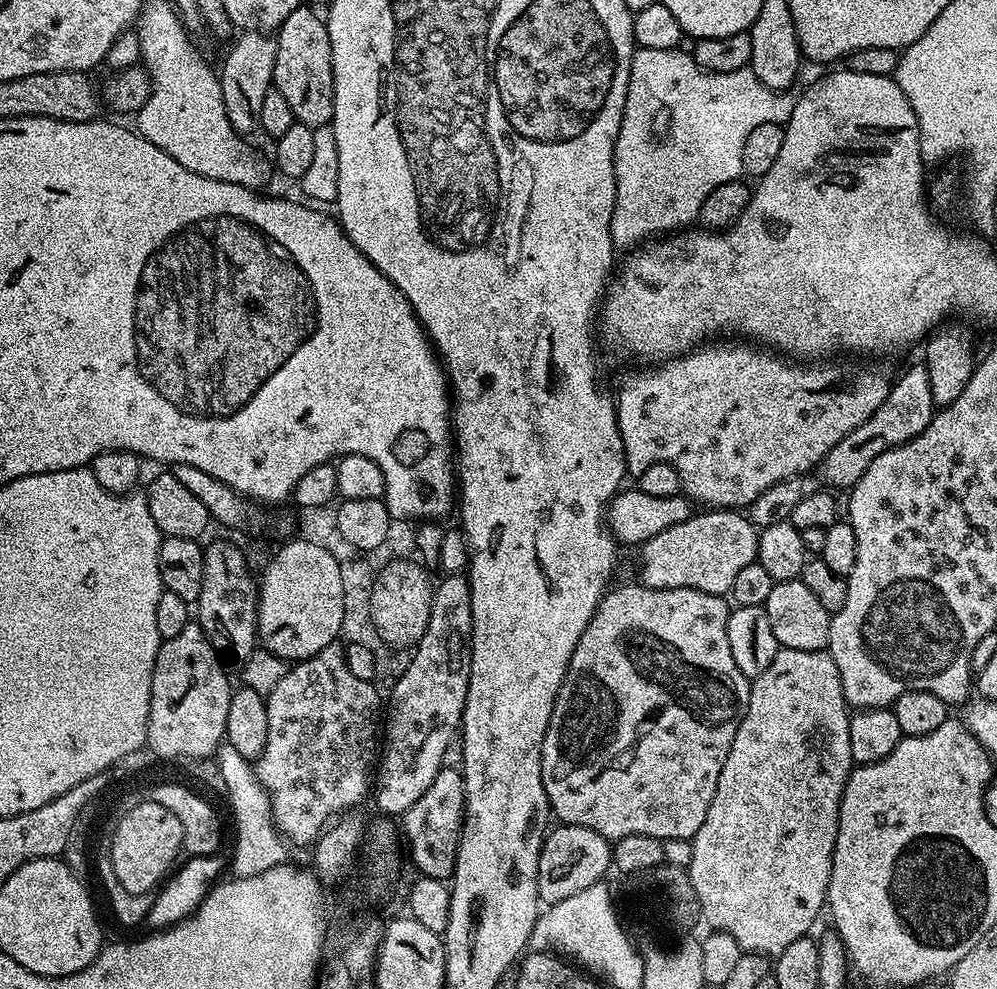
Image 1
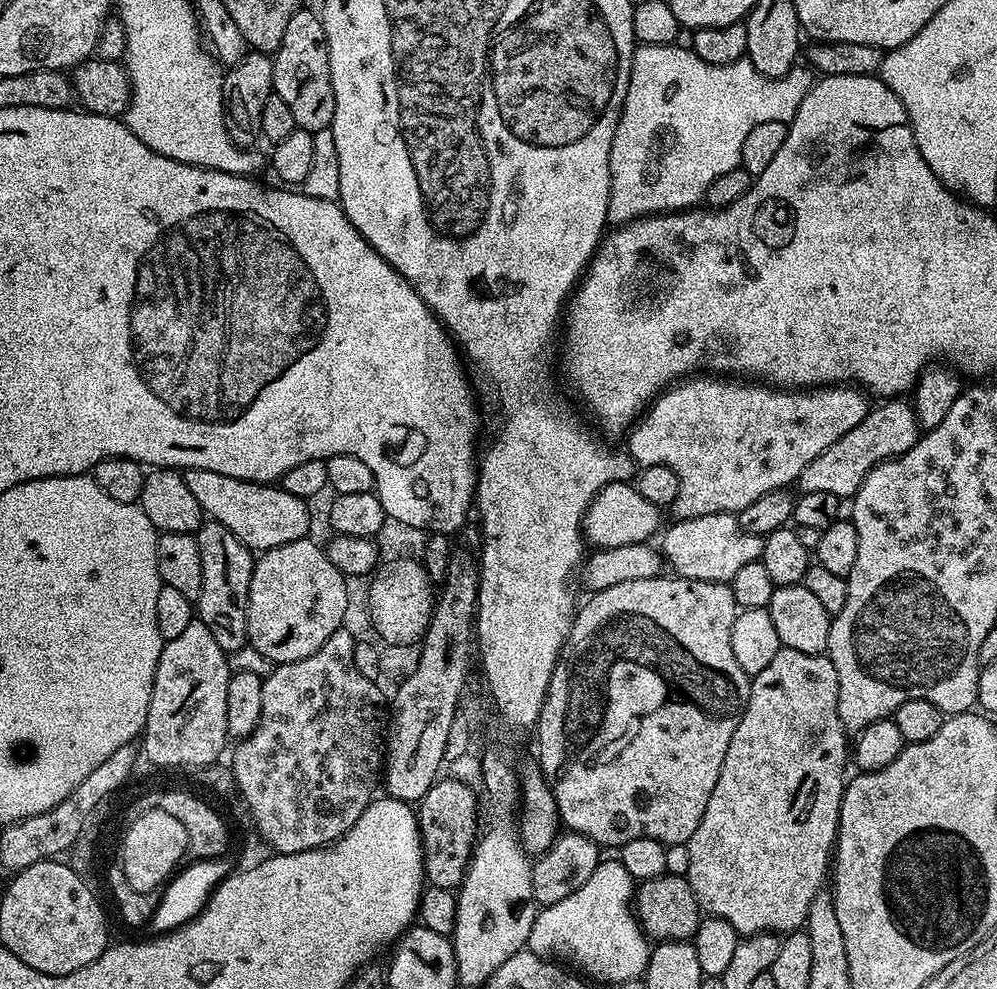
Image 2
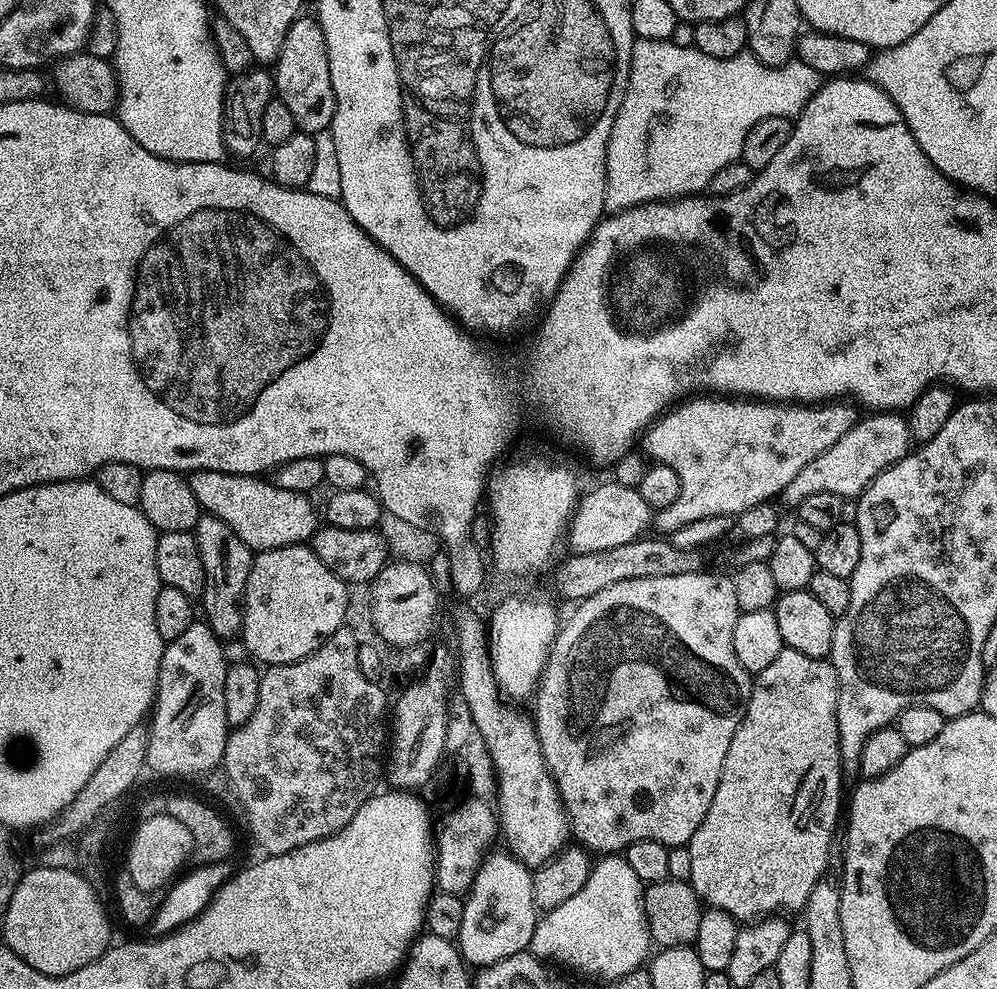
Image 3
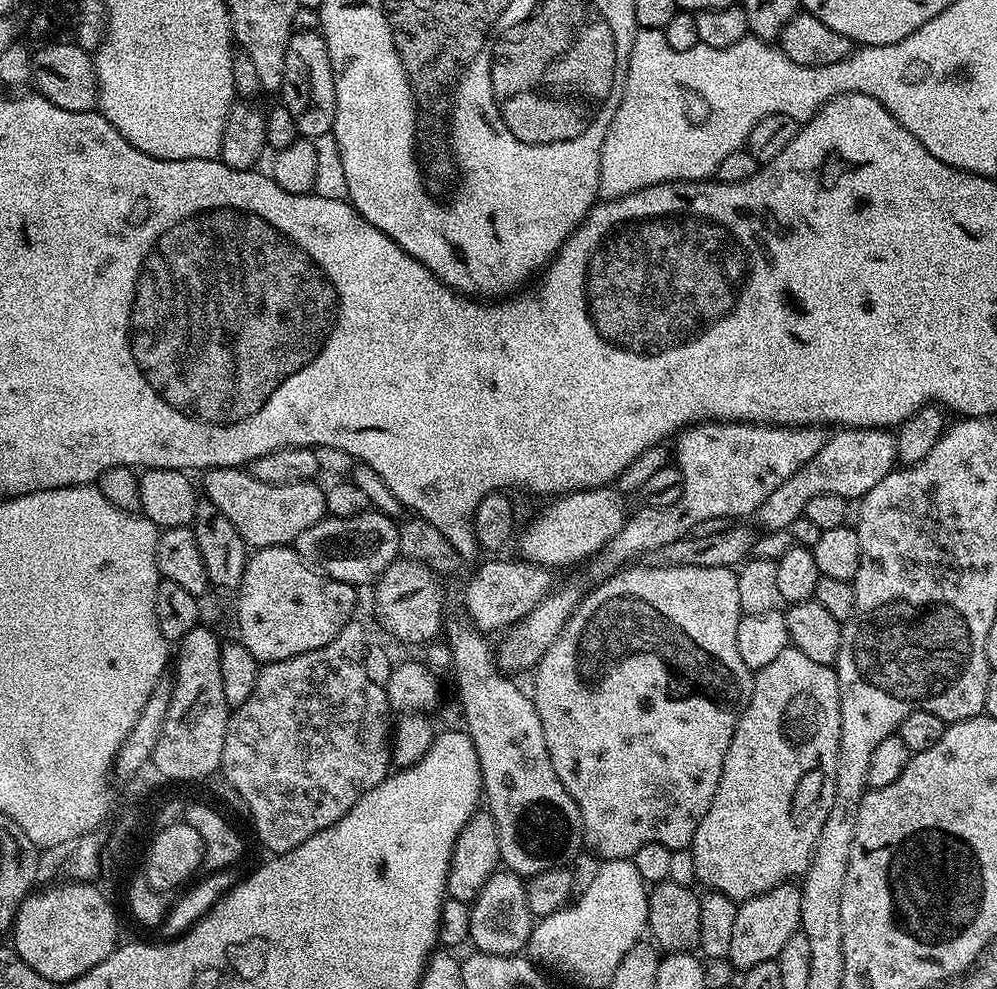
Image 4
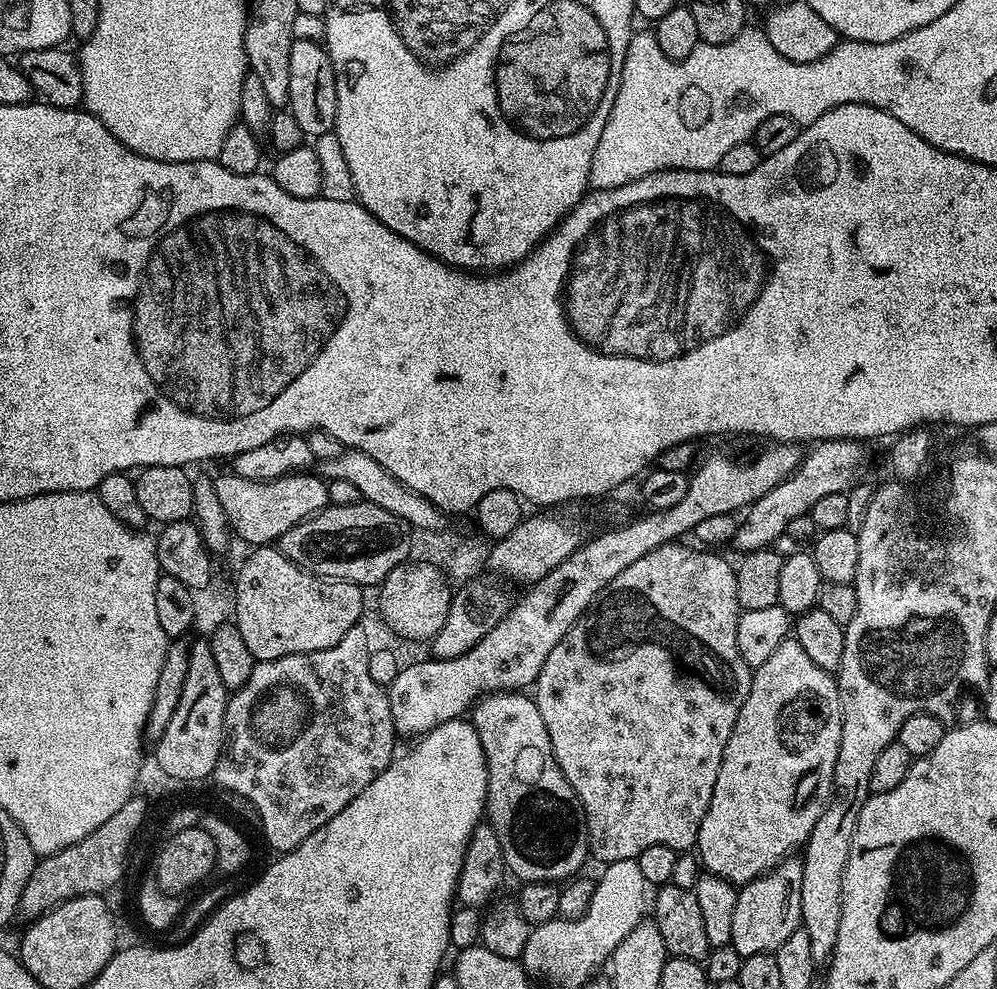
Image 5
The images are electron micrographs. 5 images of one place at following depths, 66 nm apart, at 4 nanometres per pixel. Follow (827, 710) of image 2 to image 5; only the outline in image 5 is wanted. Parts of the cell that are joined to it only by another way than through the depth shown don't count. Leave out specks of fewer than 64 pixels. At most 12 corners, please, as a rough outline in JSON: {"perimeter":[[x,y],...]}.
{"perimeter":[[794,638],[752,674],[695,851],[743,886],[832,799],[844,715]]}

